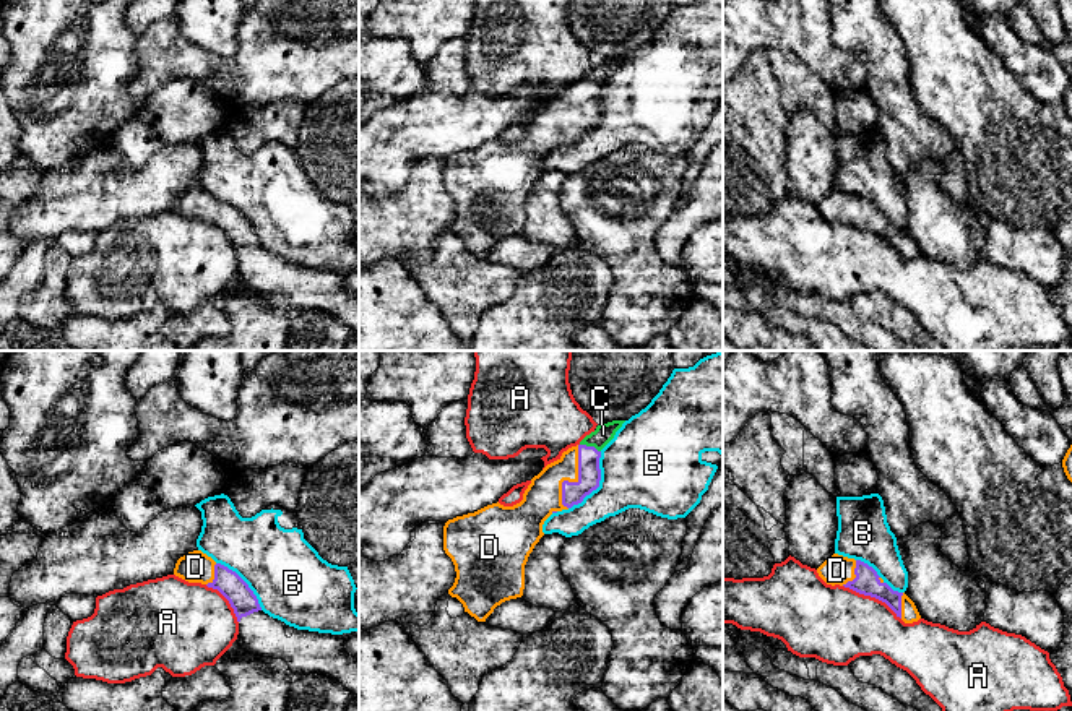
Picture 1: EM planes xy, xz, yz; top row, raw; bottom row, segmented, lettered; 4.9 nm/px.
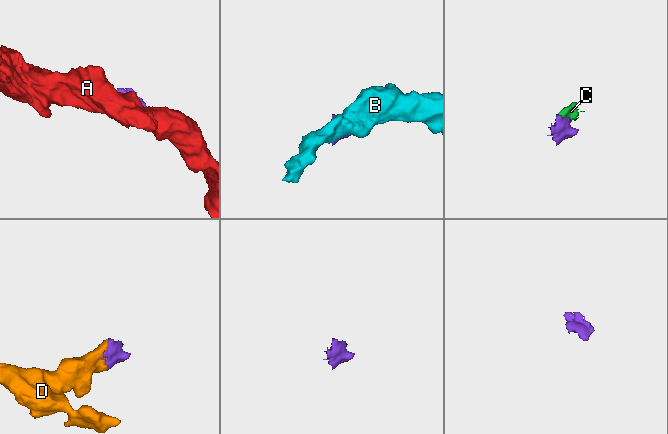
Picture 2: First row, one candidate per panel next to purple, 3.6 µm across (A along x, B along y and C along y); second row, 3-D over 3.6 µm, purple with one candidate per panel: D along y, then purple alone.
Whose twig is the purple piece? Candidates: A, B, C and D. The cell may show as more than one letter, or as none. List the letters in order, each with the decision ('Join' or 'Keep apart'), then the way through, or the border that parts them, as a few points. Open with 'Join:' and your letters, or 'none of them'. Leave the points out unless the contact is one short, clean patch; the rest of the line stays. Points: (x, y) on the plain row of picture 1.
Join: C, D
A: Keep apart
B: Keep apart
C: Join
D: Join

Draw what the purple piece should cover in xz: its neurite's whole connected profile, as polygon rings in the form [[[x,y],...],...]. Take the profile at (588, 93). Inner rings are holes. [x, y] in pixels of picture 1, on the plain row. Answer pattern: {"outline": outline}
{"outline": [[[612,57],[598,62],[577,83],[568,84],[562,93],[547,101],[523,130],[523,136],[513,143],[499,138],[474,149],[448,156],[443,162],[443,187],[452,195],[456,208],[453,222],[448,226],[456,234],[465,248],[478,258],[494,248],[505,237],[523,232],[525,201],[534,182],[544,172],[544,157],[557,148],[568,146],[583,138],[586,131],[599,123],[601,86],[614,75],[625,57]]]}

